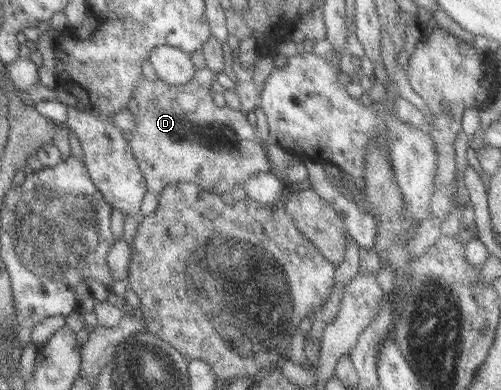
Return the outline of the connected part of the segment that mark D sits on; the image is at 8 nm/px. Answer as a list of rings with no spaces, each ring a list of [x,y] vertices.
[[[204,67],[196,69],[192,80],[180,86],[168,85],[160,79],[148,81],[145,77],[137,84],[134,97],[126,109],[136,120],[136,129],[132,131],[129,144],[147,185],[147,193],[158,196],[166,186],[192,182],[208,192],[224,196],[230,194],[235,185],[243,187],[254,174],[271,171],[267,146],[264,146],[264,141],[248,122],[247,116],[226,105],[220,108],[213,102],[210,93],[217,74]]]

